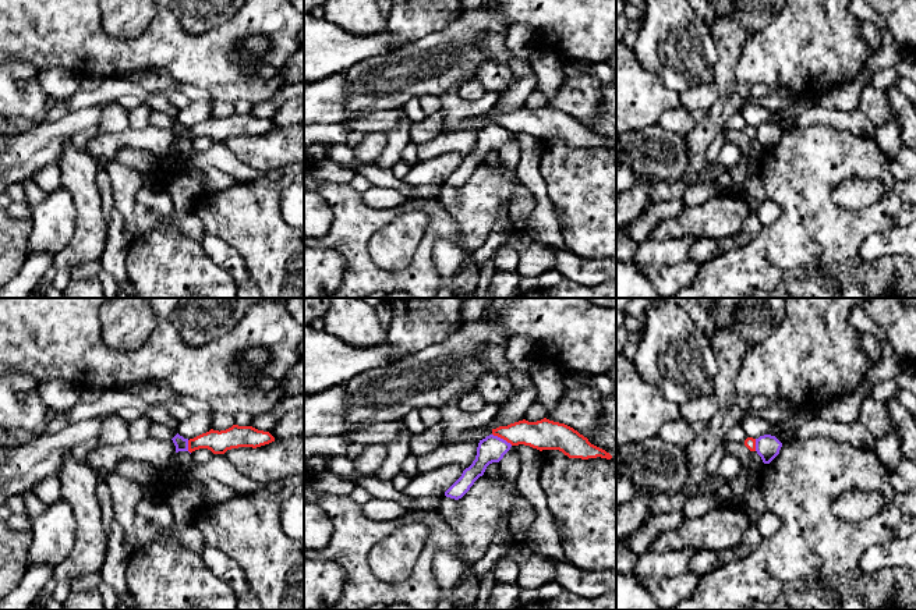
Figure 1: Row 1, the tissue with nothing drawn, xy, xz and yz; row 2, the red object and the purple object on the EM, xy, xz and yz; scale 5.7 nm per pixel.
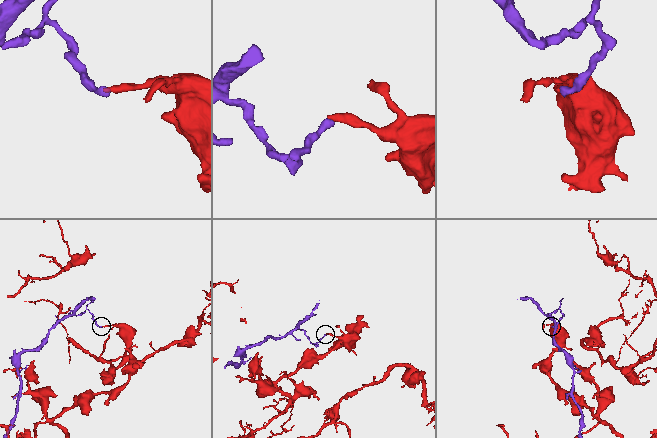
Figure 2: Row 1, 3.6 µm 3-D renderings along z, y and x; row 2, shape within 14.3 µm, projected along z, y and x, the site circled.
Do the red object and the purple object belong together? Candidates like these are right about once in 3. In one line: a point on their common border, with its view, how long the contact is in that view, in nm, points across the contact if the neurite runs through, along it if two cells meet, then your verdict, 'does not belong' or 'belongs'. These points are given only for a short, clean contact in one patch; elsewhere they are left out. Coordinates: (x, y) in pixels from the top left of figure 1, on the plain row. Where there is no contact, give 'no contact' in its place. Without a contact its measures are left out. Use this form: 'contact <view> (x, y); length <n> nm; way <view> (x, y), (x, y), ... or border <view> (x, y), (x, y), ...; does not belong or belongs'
contact xz (502, 126); length 140 nm; border xz (492, 121), (512, 133); does not belong

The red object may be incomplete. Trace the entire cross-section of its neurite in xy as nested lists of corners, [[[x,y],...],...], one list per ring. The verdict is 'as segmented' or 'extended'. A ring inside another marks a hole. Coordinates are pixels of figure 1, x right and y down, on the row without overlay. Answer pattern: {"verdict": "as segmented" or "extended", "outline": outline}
{"verdict": "as segmented", "outline": [[[233,113],[226,118],[211,117],[194,127],[188,128],[188,139],[208,136],[213,142],[224,142],[227,138],[238,135],[261,135],[275,130],[269,120],[258,118],[252,114]]]}

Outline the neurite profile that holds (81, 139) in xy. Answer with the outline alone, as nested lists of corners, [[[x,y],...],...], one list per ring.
[[[89,127],[86,130],[82,130],[79,132],[77,132],[72,138],[71,142],[84,150],[88,150],[88,143],[89,141],[99,132],[98,127]]]

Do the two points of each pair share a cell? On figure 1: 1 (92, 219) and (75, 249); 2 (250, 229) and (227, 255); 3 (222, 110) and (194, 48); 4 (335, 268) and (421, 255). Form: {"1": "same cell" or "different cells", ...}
{"1": "same cell", "2": "different cells", "3": "different cells", "4": "different cells"}

